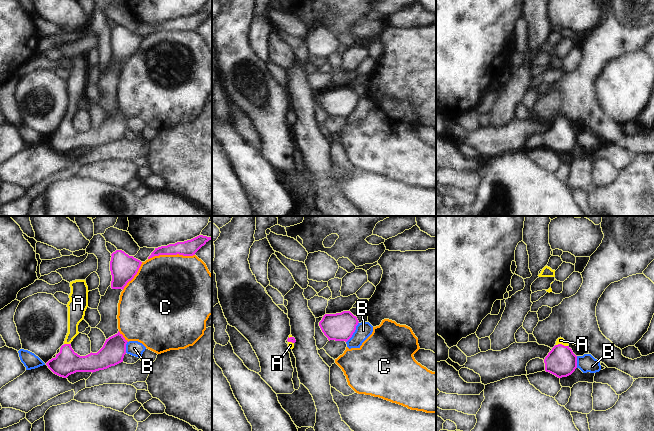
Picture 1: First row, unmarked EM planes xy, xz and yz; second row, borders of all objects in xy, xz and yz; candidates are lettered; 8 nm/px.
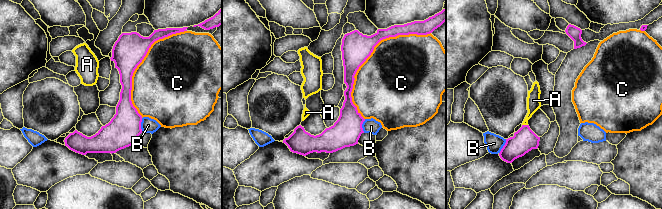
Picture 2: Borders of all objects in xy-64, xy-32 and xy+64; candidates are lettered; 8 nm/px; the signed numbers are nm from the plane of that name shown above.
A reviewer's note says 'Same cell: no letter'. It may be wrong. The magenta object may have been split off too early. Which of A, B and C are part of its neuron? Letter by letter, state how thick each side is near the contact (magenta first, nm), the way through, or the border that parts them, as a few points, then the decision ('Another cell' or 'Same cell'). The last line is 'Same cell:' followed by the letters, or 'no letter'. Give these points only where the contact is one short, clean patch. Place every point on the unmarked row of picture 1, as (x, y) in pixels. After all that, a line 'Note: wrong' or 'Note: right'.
A: Thickness 240 nm (magenta) against 50 nm. Path across: yz (561, 137), (561, 120), (560, 116). Same cell
B: Thickness 220 nm (magenta) against 130 nm. Another cell
C: Thickness 130 nm (magenta) against 500 nm. Another cell
Same cell: A
Note: wrong

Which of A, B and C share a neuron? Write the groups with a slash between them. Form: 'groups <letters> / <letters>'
groups A / B / C

